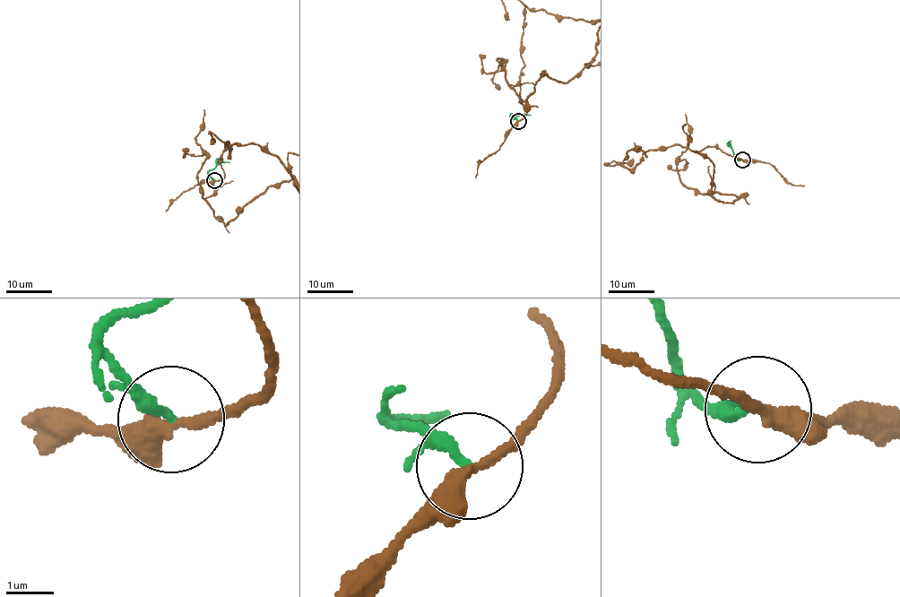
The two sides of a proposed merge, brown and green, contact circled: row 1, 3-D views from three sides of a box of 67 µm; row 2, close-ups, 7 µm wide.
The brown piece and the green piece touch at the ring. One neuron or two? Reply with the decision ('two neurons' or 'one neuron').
two neurons

